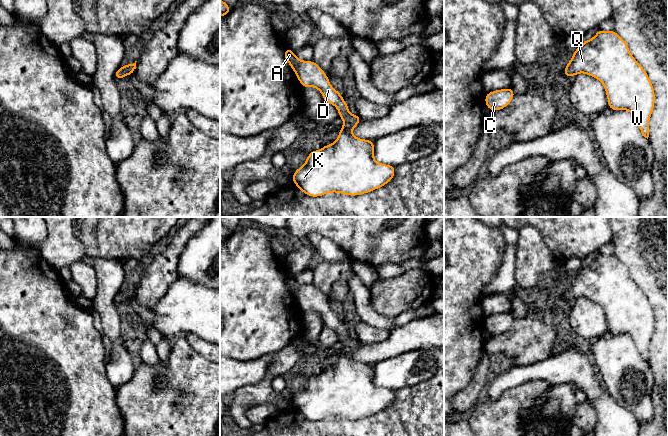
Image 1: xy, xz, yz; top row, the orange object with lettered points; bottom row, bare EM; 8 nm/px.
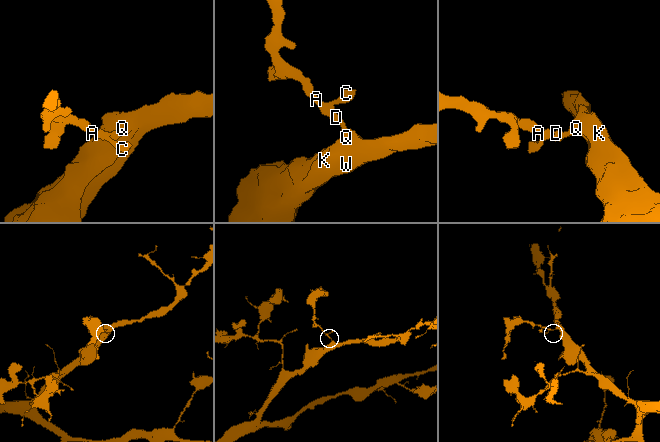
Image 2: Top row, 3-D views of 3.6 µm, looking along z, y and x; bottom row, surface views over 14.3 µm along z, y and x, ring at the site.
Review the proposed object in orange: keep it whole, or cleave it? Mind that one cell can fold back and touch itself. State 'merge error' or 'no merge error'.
no merge error

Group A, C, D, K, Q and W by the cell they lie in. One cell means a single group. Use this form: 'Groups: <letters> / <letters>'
Groups: A C D K Q W

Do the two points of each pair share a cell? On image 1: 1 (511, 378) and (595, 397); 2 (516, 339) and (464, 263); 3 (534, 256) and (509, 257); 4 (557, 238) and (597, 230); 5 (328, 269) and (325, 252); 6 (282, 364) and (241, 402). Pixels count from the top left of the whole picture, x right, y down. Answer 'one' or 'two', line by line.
1: one
2: two
3: two
4: one
5: two
6: one

